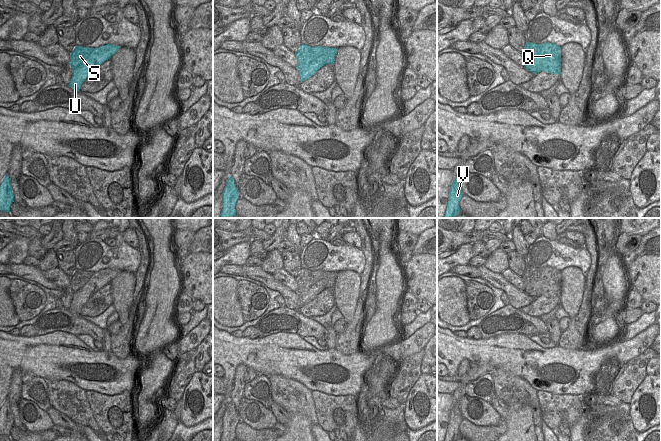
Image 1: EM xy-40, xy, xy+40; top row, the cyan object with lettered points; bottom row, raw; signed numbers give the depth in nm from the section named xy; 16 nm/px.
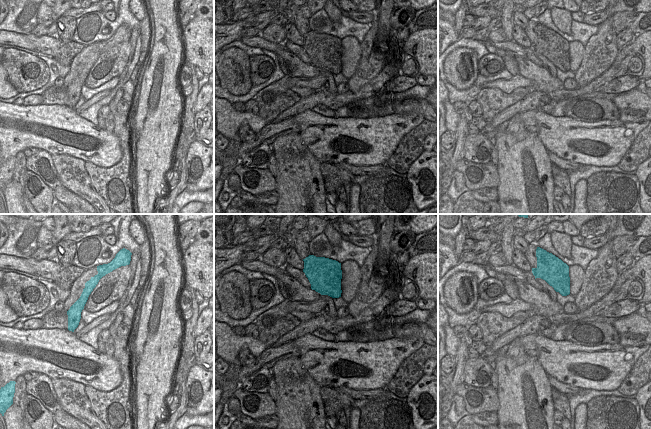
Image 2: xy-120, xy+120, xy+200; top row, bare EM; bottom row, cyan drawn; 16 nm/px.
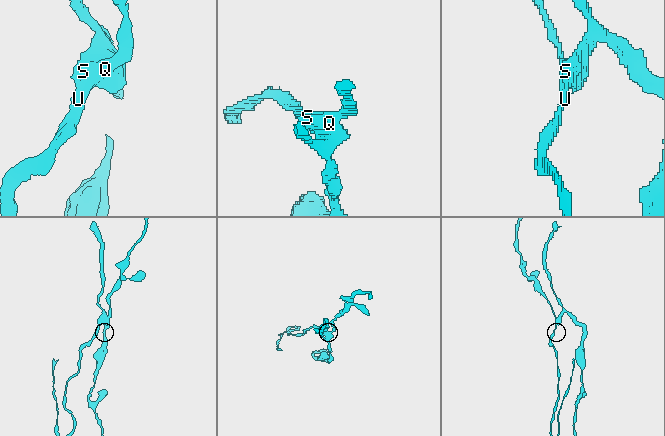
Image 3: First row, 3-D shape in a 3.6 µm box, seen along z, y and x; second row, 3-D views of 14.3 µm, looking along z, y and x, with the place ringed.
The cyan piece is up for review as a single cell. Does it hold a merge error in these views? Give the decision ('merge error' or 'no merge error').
merge error

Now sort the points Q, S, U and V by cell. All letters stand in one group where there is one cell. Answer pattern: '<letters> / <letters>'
Q S / U V

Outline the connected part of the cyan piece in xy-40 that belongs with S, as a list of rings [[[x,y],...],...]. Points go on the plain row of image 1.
[[[75,270],[74,274],[70,277],[70,290],[72,293],[82,289],[90,280],[95,272]]]

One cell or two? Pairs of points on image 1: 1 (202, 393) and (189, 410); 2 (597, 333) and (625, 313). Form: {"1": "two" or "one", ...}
{"1": "one", "2": "two"}

